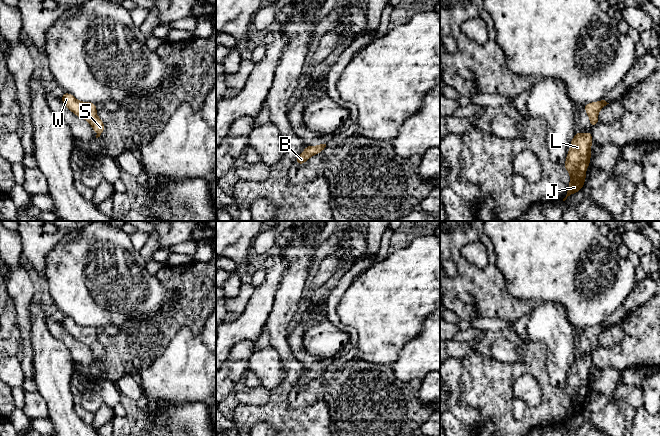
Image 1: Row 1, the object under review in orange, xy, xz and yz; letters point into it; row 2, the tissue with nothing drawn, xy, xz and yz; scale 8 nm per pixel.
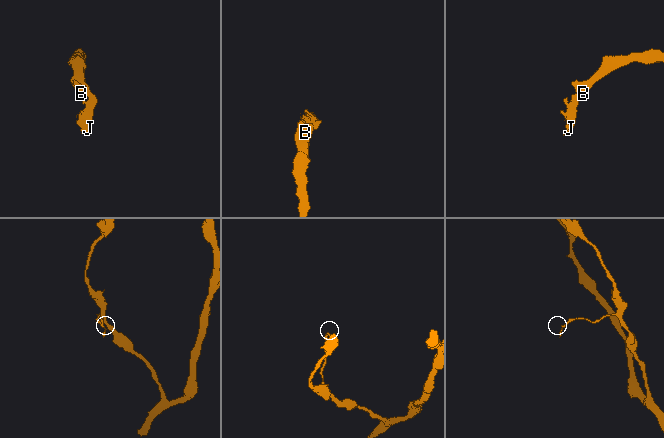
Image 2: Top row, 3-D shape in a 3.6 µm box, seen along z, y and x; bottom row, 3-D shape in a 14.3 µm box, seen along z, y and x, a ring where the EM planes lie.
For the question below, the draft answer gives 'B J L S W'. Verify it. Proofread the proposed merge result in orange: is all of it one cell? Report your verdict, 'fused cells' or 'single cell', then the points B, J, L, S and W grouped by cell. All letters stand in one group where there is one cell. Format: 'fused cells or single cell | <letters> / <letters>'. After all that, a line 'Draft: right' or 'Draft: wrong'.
single cell | B J L S W
Draft: right

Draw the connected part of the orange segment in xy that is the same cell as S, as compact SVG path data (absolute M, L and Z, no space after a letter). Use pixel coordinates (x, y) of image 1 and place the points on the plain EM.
M65 316L61 321L64 329L78 341L87 344L97 357L96 362L100 361L105 354L103 345L96 339L96 328L92 326L78 325L72 318Z

